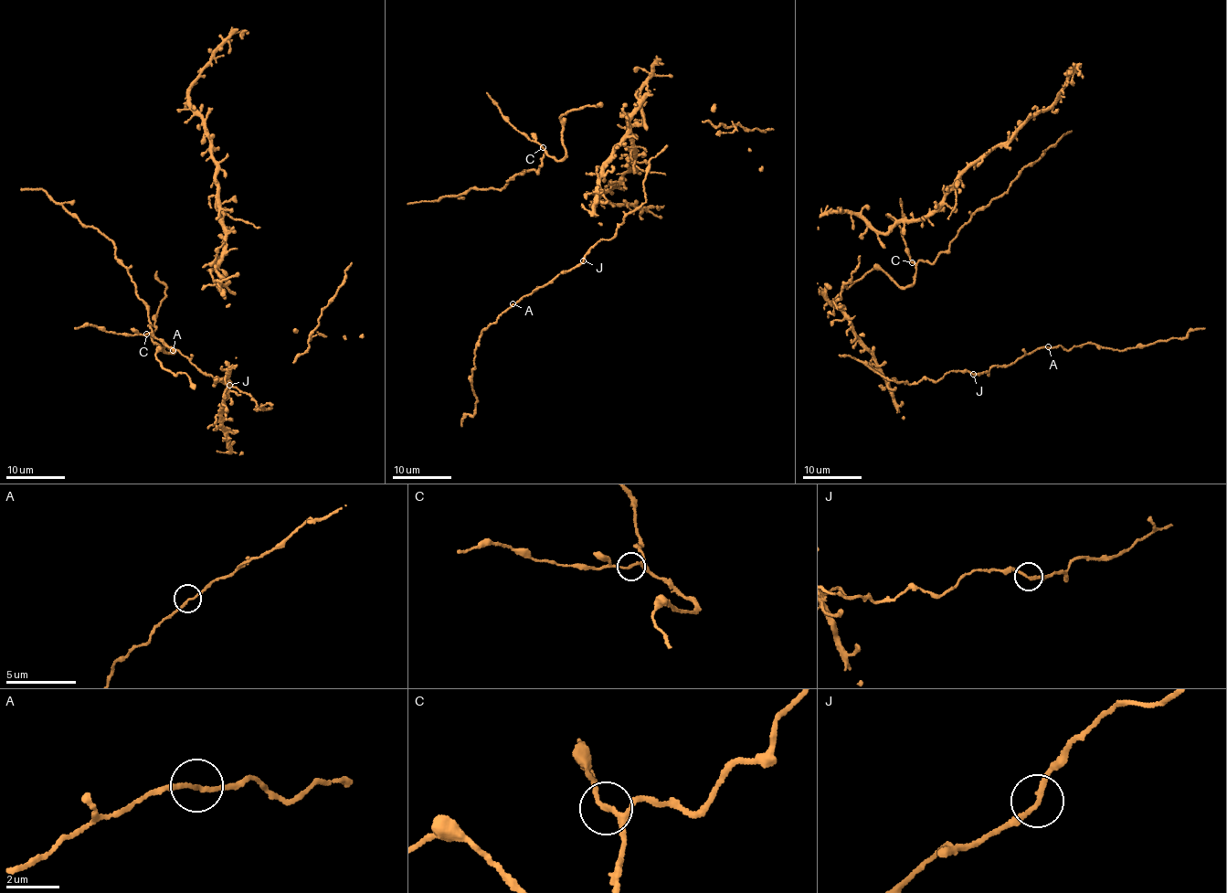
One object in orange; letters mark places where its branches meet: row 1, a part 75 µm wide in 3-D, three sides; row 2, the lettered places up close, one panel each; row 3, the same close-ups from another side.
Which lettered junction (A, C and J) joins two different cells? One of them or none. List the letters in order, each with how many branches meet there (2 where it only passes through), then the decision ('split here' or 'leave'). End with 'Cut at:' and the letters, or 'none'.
A: 2 branches meet; leave
C: 3 branches meet; leave
J: 2 branches meet; leave
Cut at: none

